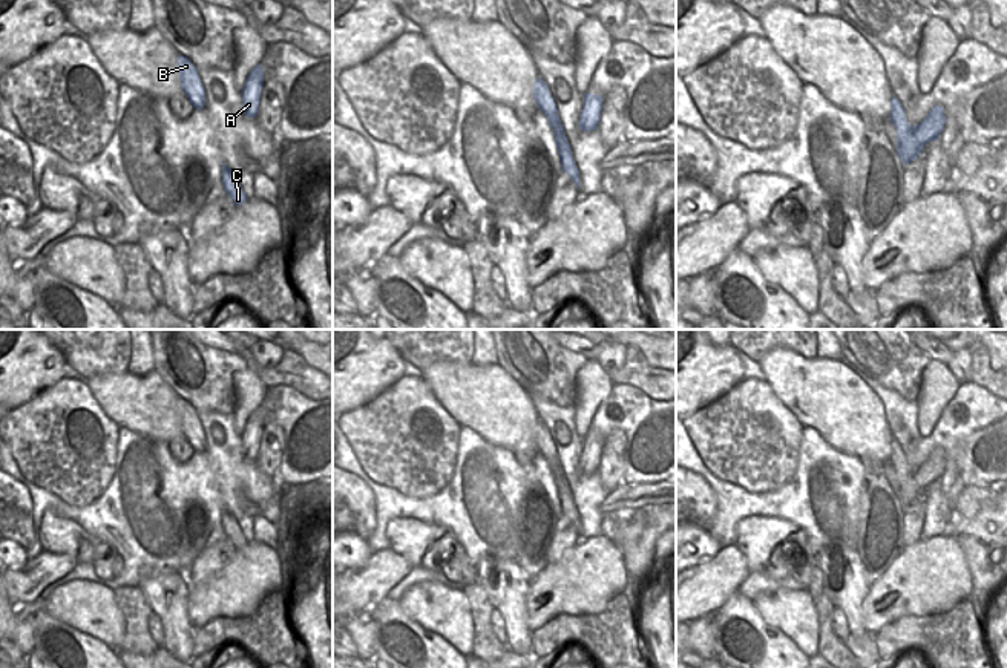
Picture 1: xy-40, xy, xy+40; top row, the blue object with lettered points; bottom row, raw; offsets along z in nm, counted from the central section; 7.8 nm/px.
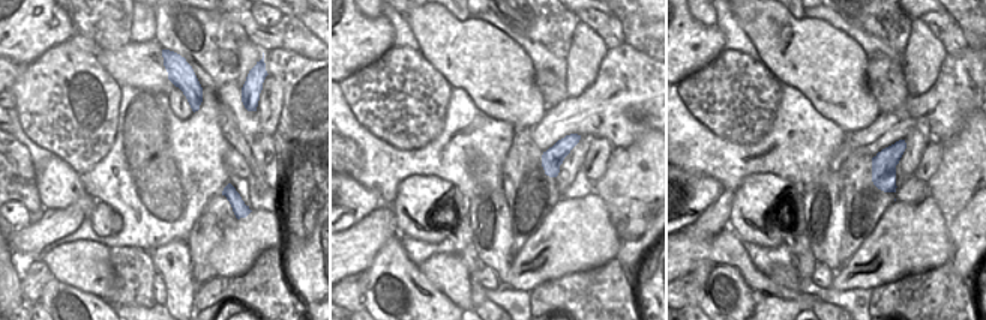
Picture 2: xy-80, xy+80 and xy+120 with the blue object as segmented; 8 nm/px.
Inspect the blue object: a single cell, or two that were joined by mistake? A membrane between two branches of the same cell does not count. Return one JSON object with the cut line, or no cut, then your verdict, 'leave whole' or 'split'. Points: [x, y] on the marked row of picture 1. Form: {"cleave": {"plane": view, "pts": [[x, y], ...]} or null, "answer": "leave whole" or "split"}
{"cleave": {"plane": "xy+40", "pts": [[914, 127], [906, 137], [897, 138]]}, "answer": "split"}

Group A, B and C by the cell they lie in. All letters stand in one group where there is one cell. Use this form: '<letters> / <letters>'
A / B C

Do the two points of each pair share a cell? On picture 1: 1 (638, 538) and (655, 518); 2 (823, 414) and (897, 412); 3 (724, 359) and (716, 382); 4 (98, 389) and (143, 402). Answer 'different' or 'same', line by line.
1: same
2: different
3: same
4: same

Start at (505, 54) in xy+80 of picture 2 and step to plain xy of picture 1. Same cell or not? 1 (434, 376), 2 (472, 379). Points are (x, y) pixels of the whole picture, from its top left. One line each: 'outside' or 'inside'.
1: inside
2: inside

